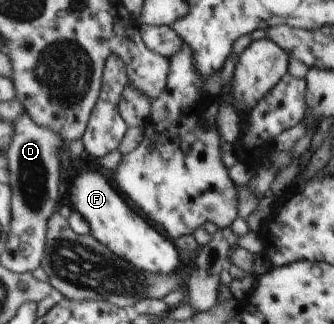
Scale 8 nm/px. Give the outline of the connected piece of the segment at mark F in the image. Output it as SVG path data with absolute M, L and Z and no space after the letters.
M83 168L81 173L69 179L68 195L71 206L77 210L90 227L90 234L113 253L125 258L129 265L146 272L168 274L179 269L179 253L173 240L159 234L140 214L125 202L108 174Z

